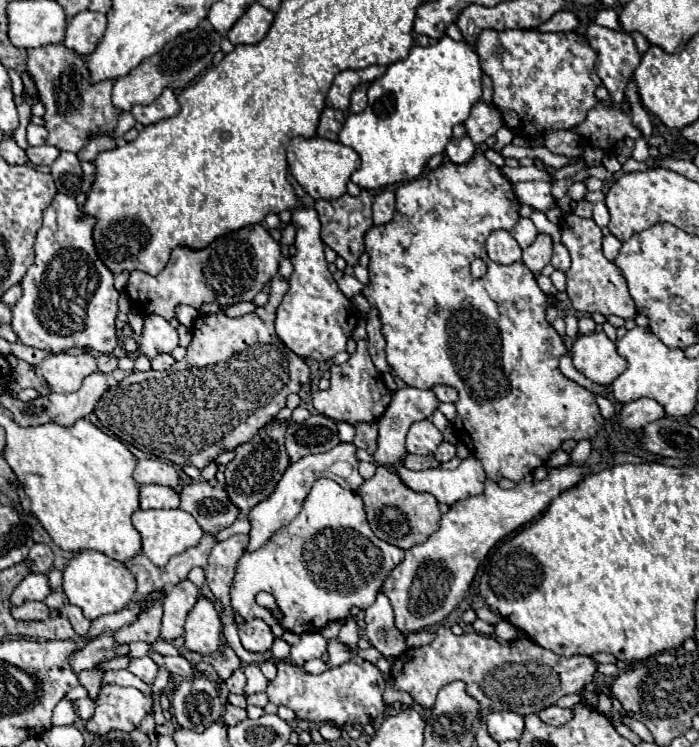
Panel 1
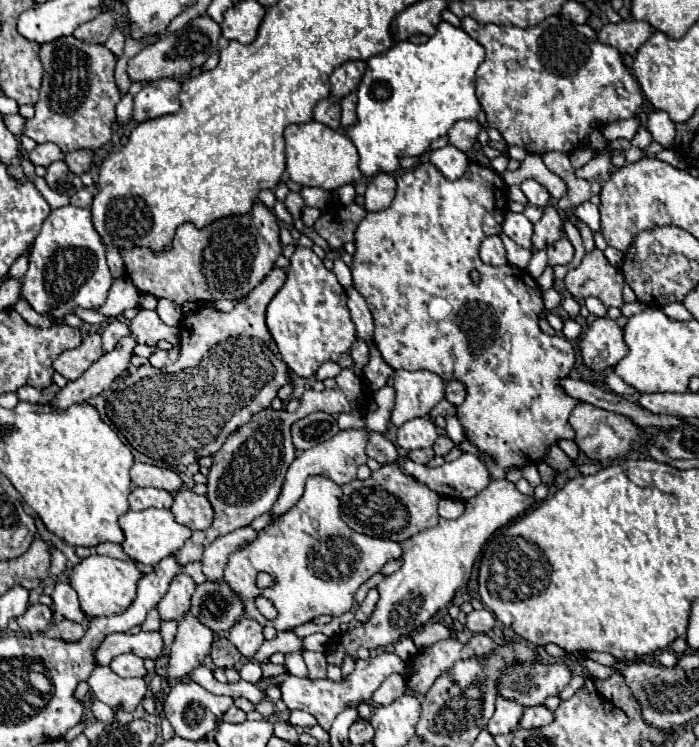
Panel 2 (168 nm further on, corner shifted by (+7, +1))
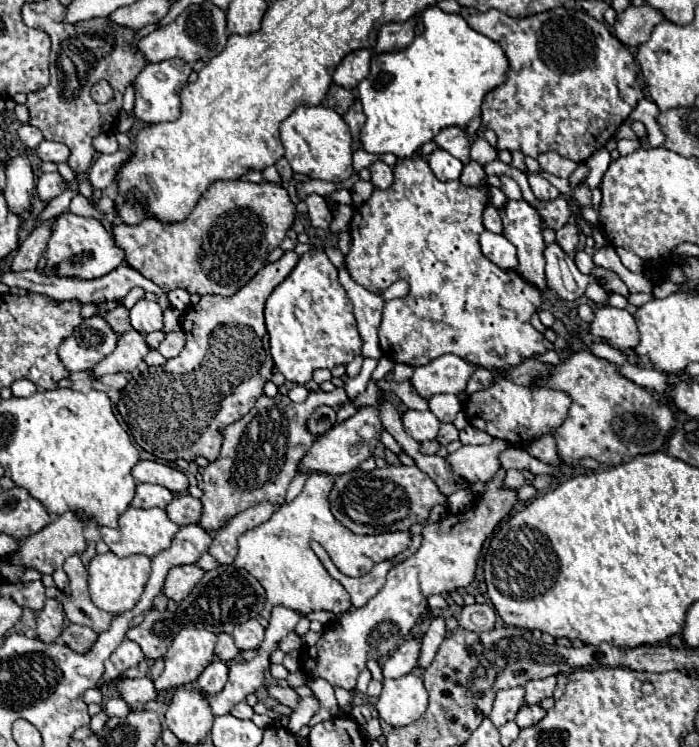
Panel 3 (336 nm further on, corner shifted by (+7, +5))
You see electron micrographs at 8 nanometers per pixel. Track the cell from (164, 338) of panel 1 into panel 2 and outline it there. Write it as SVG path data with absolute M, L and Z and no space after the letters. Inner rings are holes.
M139 310L139 314L131 320L129 324L133 338L139 344L147 346L157 346L159 340L167 340L171 344L179 344L179 328L169 328L167 324L161 322L159 314L155 310Z

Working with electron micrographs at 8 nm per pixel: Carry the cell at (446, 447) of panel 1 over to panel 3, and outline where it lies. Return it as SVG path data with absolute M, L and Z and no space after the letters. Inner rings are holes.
M449 422L449 424L441 424L441 428L439 428L439 434L437 434L437 442L441 444L441 446L447 446L449 442L453 442L453 440L457 440L459 438L459 432L457 432L457 428Z

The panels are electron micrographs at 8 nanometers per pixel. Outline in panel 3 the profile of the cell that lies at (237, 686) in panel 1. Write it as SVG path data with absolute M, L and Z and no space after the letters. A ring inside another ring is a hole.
M215 660L211 662L203 674L197 678L197 686L199 686L199 692L205 696L205 698L213 698L215 694L219 694L223 690L227 682L227 664L221 662L221 660Z

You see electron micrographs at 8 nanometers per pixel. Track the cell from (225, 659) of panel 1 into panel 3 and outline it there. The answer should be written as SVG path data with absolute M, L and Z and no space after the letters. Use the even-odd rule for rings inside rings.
M219 634L219 636L217 636L215 654L217 654L217 658L223 660L223 662L231 662L231 660L237 658L239 650L237 650L237 646L233 644L233 638L231 638L229 634Z

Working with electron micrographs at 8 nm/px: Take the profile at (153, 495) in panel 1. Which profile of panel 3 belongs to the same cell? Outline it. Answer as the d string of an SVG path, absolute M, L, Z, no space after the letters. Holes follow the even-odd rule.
M137 484L133 508L165 508L173 500L173 494L159 484Z

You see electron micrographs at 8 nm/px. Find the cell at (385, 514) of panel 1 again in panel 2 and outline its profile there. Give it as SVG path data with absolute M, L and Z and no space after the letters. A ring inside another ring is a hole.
M383 464L367 480L353 480L343 486L341 518L361 534L403 542L439 522L437 502L439 496L435 492L403 474L397 464Z

